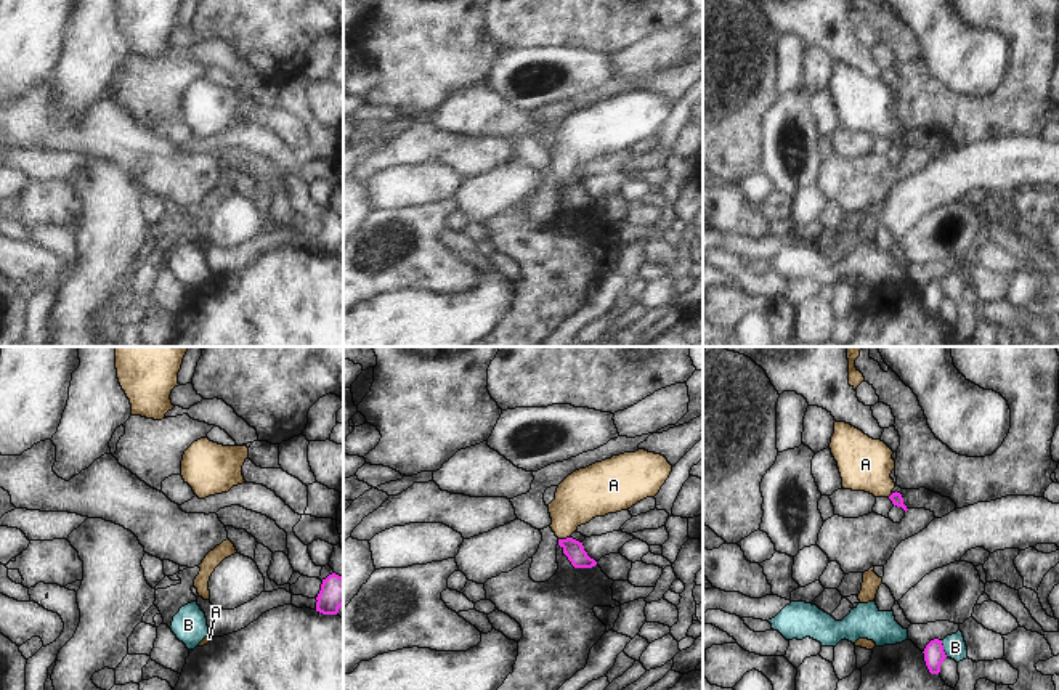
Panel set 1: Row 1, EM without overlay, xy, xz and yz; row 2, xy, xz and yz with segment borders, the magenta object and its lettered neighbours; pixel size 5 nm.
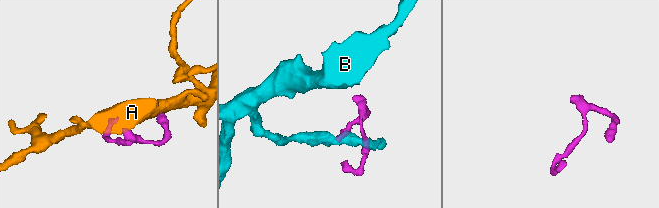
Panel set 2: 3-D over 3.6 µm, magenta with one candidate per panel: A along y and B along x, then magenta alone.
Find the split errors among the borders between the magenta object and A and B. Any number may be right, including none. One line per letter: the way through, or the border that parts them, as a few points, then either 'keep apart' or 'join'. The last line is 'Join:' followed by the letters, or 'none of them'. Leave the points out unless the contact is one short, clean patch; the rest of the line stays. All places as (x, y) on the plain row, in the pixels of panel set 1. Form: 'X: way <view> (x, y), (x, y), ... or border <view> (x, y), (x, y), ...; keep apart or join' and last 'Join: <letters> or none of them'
A: way xz (573, 190), (563, 180), (567, 153), (584, 135); join
B: border yz (941, 281), (947, 297); keep apart
Join: A

